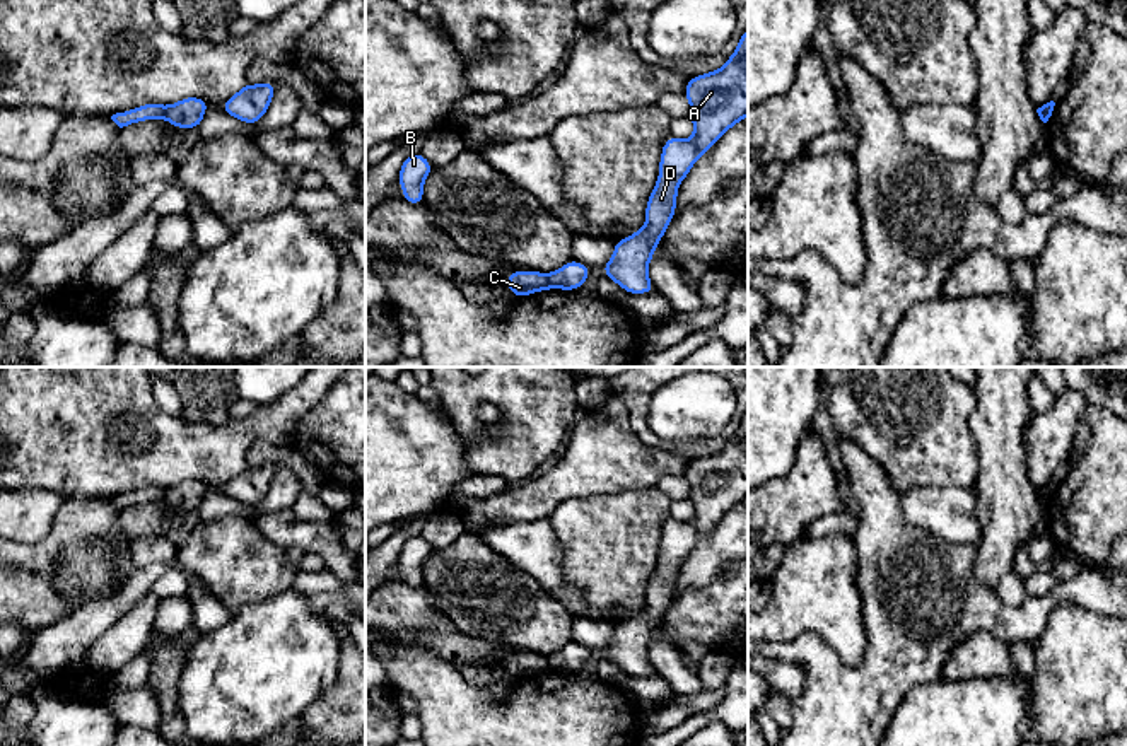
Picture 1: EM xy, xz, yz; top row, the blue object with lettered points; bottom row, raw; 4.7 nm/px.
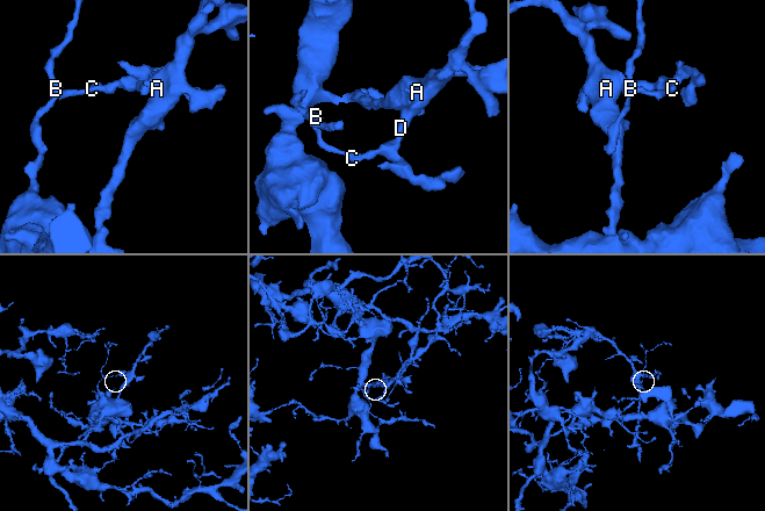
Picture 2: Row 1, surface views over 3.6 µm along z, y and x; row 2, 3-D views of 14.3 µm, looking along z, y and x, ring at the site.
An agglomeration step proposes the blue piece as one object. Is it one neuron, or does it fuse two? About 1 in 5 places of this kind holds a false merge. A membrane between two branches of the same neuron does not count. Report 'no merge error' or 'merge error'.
merge error

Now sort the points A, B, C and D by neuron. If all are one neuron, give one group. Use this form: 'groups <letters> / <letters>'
groups A D / B C

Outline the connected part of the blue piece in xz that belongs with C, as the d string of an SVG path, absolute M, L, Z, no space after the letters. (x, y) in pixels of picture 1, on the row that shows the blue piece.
M526 270L505 275L505 283L514 297L524 297L534 292L552 288L546 273Z

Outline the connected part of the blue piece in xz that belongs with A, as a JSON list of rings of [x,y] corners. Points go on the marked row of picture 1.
[[[748,27],[736,51],[715,72],[692,77],[683,94],[690,101],[695,133],[690,140],[669,137],[663,143],[659,179],[647,200],[645,227],[615,241],[611,259],[601,266],[606,278],[627,294],[652,294],[647,265],[676,212],[678,184],[731,126],[748,116]]]

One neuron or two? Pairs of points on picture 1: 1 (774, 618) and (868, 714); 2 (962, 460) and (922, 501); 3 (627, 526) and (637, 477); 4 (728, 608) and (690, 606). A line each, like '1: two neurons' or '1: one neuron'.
1: two neurons
2: two neurons
3: two neurons
4: one neuron

